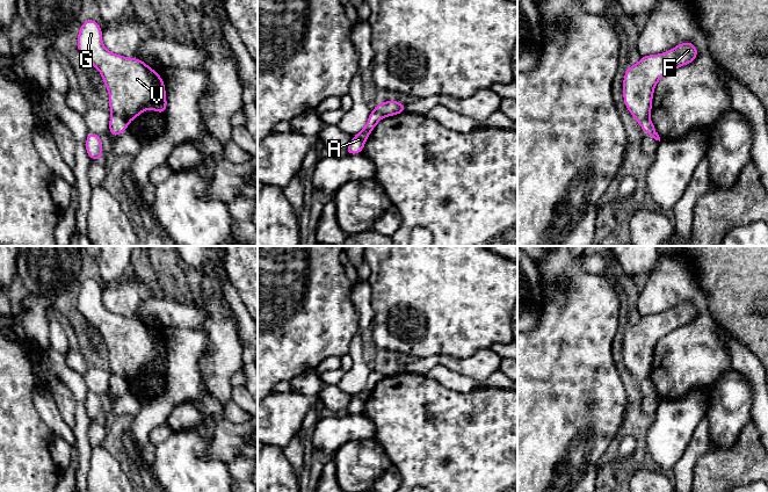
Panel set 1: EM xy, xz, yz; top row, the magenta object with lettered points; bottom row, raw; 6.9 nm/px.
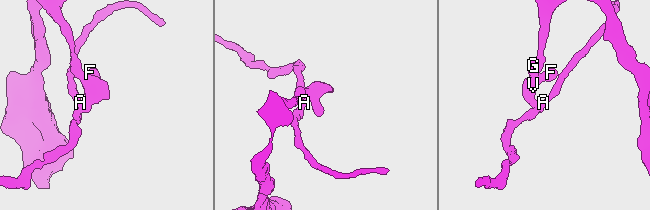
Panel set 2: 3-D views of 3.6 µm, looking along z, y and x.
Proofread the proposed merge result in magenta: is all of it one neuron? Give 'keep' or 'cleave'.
cleave

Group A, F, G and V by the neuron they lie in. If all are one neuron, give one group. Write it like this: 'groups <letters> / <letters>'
groups A / F G V

